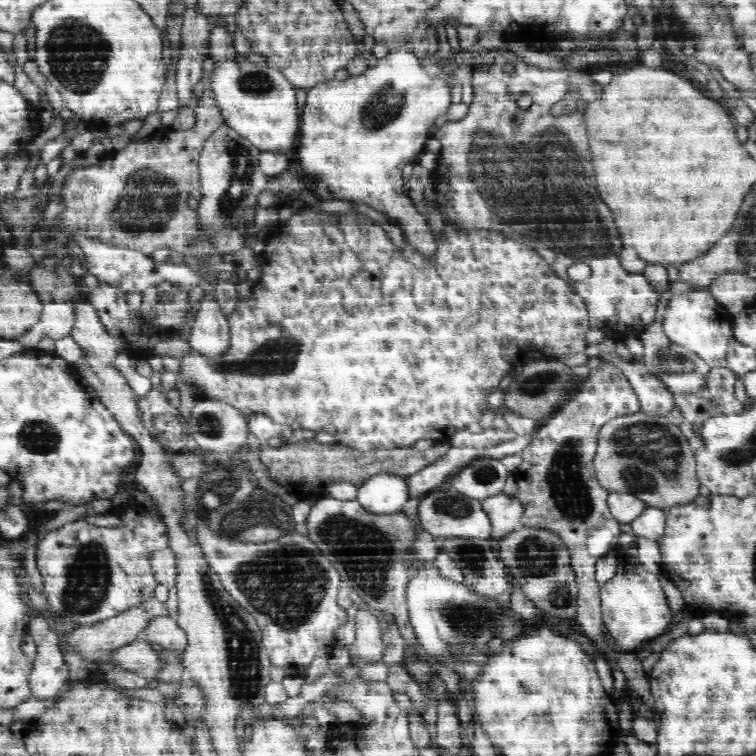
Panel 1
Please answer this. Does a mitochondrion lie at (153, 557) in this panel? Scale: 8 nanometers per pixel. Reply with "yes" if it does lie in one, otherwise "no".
no

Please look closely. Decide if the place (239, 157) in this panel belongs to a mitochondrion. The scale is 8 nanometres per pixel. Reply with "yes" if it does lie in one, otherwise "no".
yes

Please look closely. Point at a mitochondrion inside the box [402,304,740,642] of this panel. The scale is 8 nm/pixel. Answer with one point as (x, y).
(652, 456)

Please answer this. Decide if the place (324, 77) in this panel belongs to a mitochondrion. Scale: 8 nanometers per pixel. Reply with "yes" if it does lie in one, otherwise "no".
no

